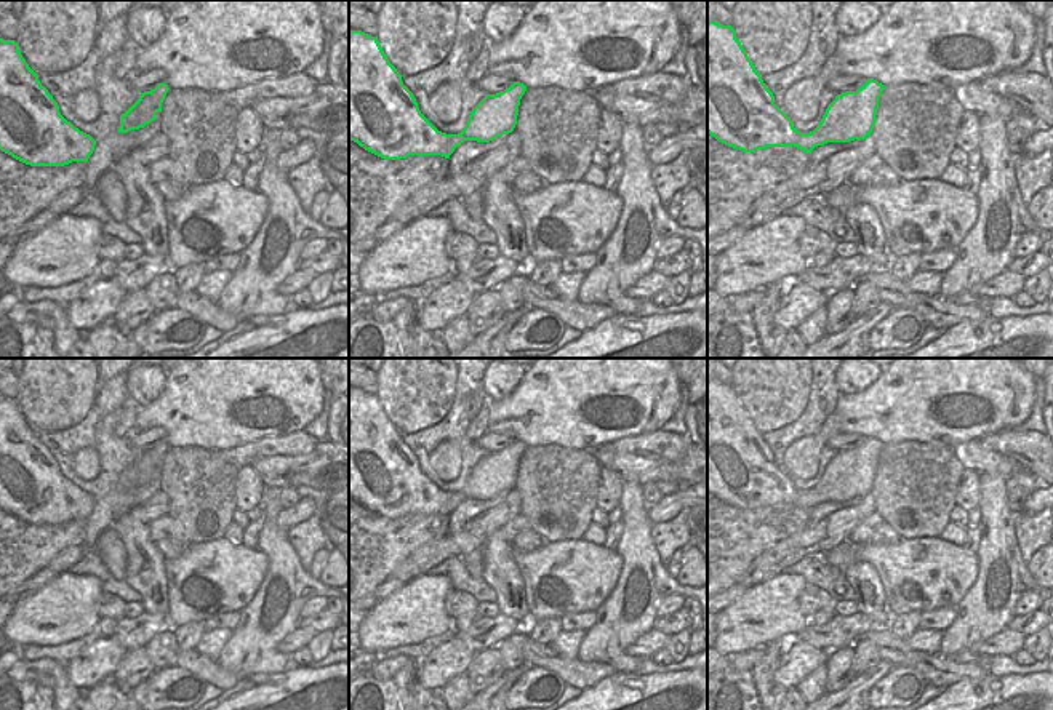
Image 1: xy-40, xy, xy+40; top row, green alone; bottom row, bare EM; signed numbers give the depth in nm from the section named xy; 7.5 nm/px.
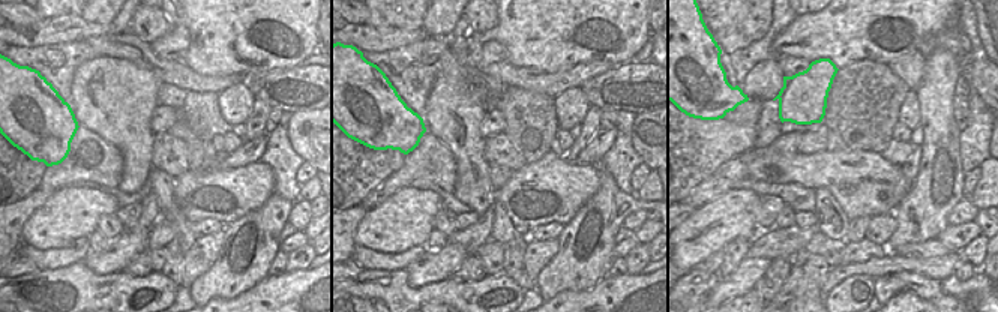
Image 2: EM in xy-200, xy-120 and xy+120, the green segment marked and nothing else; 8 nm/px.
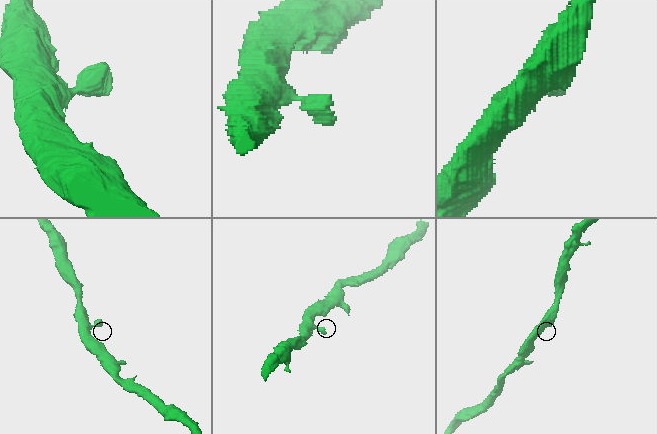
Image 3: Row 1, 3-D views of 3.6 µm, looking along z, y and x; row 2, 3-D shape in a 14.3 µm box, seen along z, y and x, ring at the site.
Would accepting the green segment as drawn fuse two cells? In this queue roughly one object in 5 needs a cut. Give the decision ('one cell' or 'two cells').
one cell

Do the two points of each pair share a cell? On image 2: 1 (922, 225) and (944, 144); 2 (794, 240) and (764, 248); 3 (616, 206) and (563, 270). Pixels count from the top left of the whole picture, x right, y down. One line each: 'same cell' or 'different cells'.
1: same cell
2: same cell
3: same cell

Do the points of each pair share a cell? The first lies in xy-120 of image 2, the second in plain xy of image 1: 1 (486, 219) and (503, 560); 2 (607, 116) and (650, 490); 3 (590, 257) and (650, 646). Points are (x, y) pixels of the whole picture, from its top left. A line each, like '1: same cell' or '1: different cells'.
1: different cells
2: same cell
3: different cells

